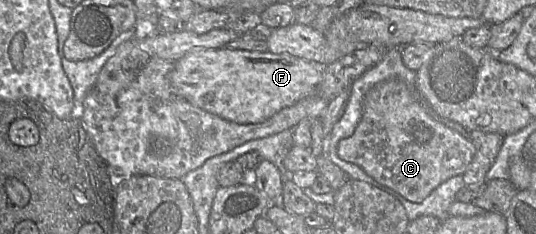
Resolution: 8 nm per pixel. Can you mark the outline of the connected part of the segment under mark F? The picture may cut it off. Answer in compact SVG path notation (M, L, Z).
M195 49L175 62L170 74L174 92L192 105L238 124L261 123L284 108L313 95L323 77L323 66L288 53L237 49Z

